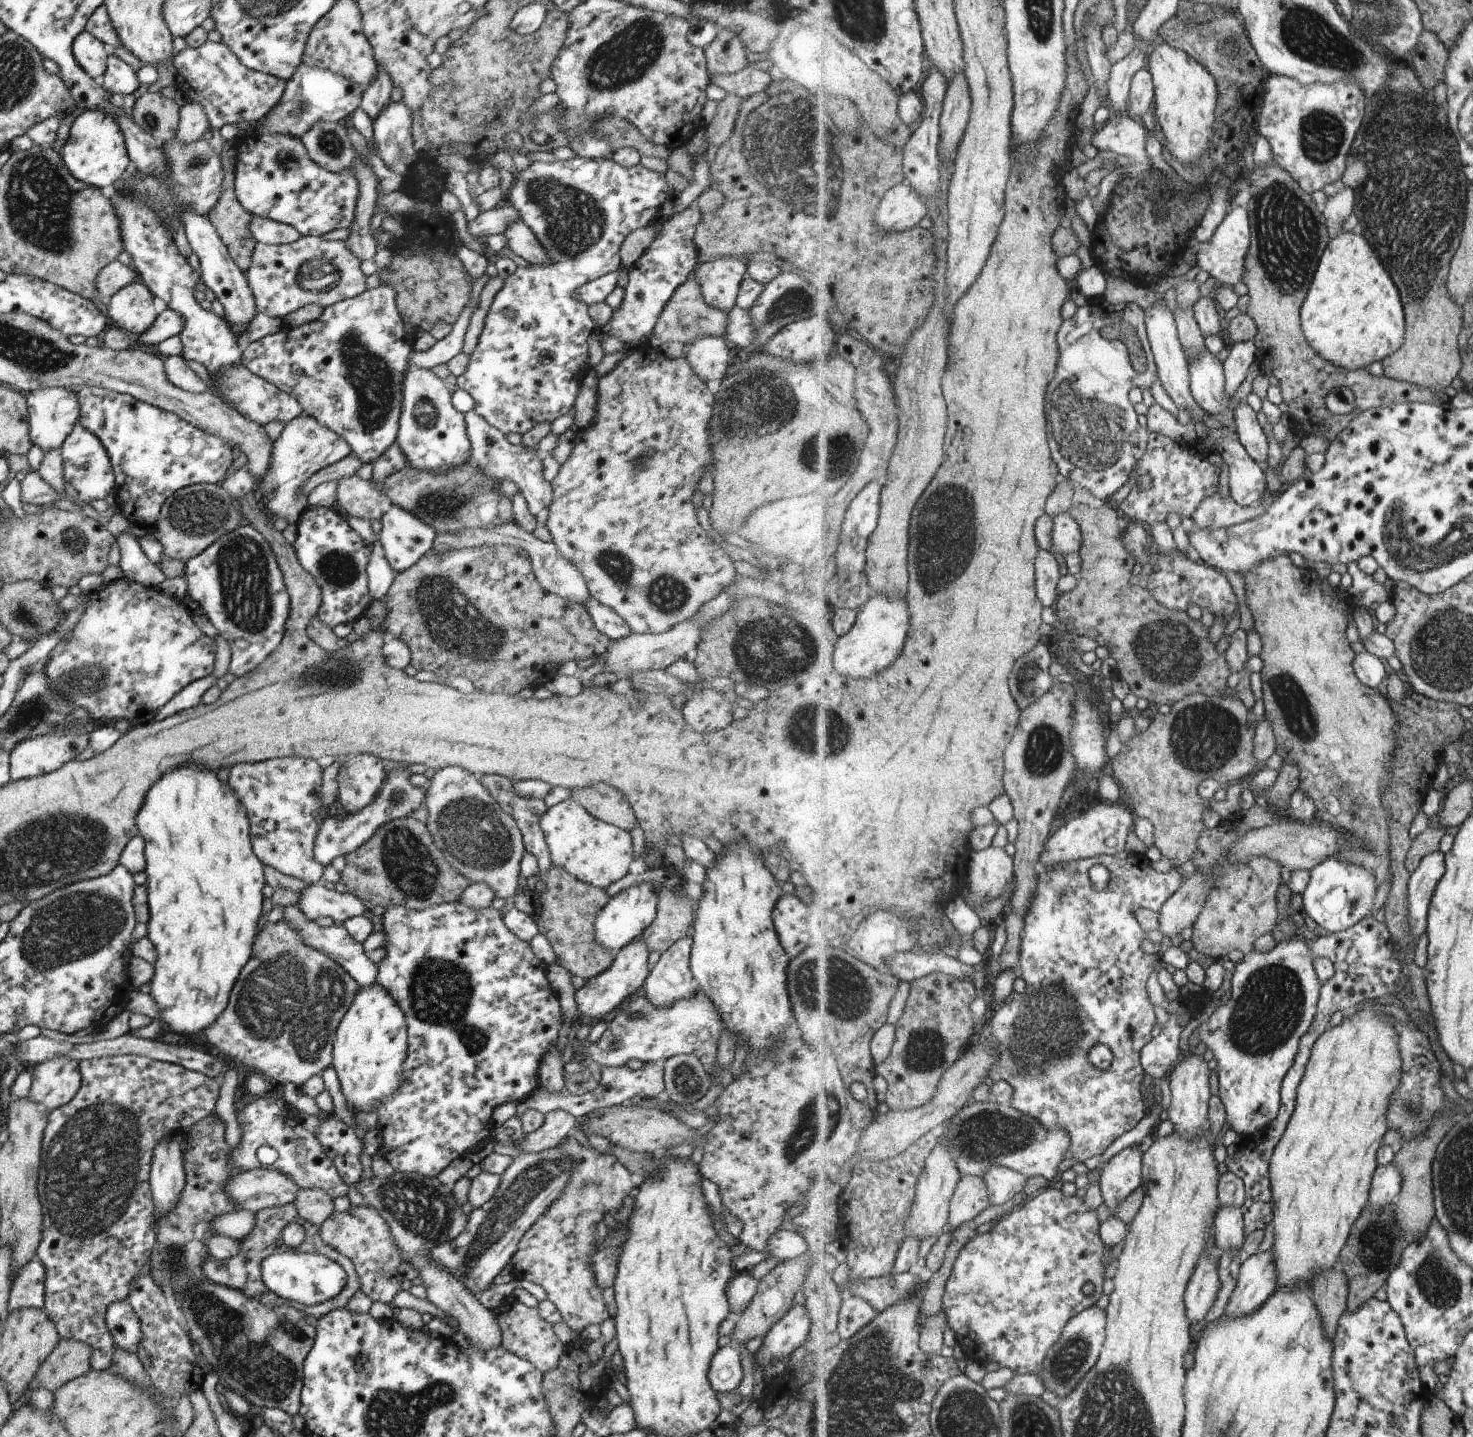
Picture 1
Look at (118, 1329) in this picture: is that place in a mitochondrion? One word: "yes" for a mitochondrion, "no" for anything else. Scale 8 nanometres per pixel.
no

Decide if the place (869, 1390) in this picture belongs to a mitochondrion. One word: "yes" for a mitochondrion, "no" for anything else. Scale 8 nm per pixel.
yes

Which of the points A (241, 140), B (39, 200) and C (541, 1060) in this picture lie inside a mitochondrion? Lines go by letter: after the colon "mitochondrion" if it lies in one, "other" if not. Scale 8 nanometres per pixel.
A: other
B: mitochondrion
C: other

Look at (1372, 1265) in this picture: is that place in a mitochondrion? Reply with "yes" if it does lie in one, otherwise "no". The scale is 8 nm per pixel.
yes

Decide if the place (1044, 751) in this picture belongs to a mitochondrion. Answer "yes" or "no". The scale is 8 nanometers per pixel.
yes

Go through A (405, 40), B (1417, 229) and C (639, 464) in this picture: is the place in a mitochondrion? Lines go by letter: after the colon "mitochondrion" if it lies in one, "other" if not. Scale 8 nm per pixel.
A: other
B: mitochondrion
C: mitochondrion

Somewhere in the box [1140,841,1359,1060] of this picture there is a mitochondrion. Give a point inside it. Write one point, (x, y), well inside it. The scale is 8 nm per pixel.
(1271, 1003)

